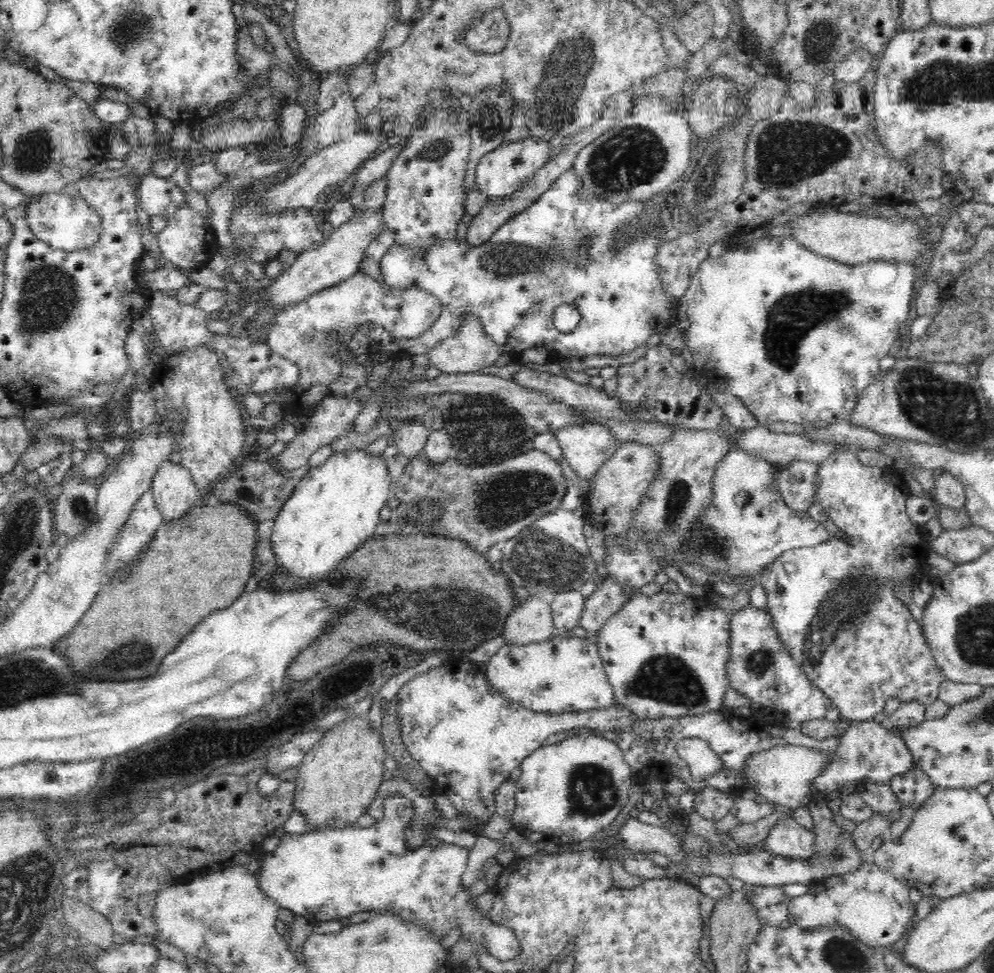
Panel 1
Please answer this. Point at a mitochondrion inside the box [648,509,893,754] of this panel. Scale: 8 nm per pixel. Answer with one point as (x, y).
(848, 601)

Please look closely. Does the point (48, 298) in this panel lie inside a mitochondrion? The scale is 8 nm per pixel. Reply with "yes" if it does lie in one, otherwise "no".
yes

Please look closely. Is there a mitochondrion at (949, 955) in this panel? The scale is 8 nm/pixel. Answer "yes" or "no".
no

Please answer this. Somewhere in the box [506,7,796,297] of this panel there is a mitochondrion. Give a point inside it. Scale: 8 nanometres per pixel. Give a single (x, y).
(570, 63)

